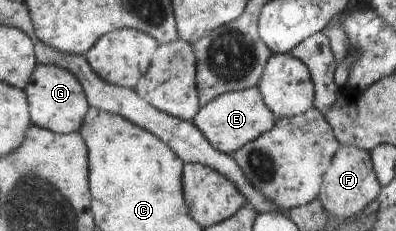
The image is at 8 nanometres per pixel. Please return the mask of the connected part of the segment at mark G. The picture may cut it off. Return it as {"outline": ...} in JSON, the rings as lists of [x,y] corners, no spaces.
{"outline":[[[39,64],[32,73],[31,83],[24,90],[30,103],[32,122],[56,134],[80,131],[91,109],[83,84],[74,72],[59,65]]]}

